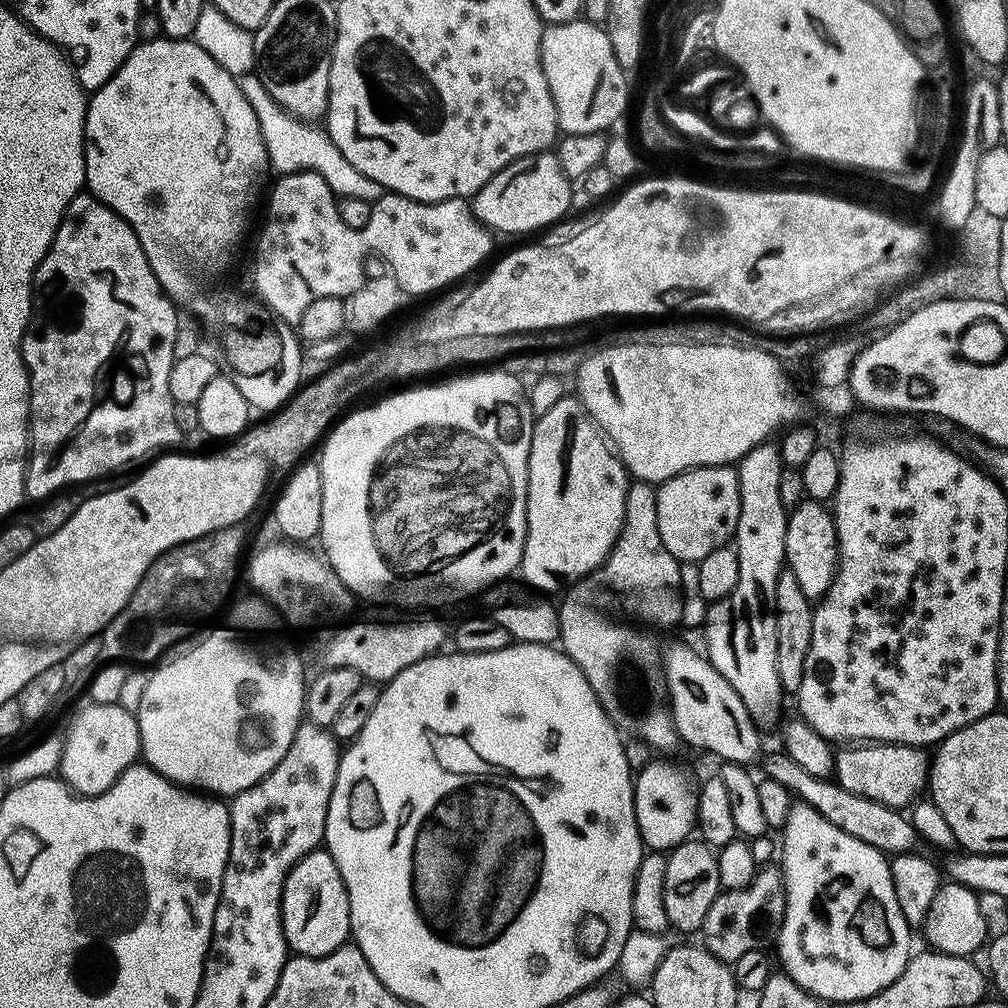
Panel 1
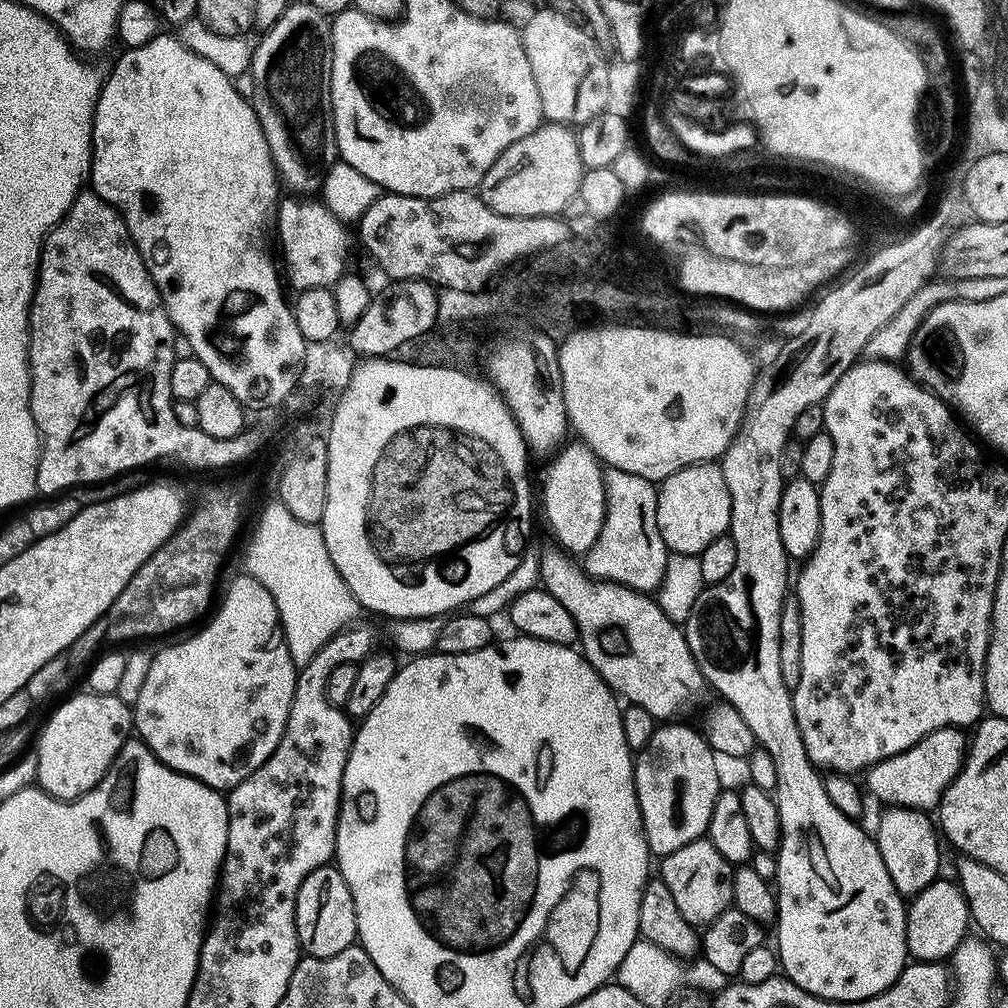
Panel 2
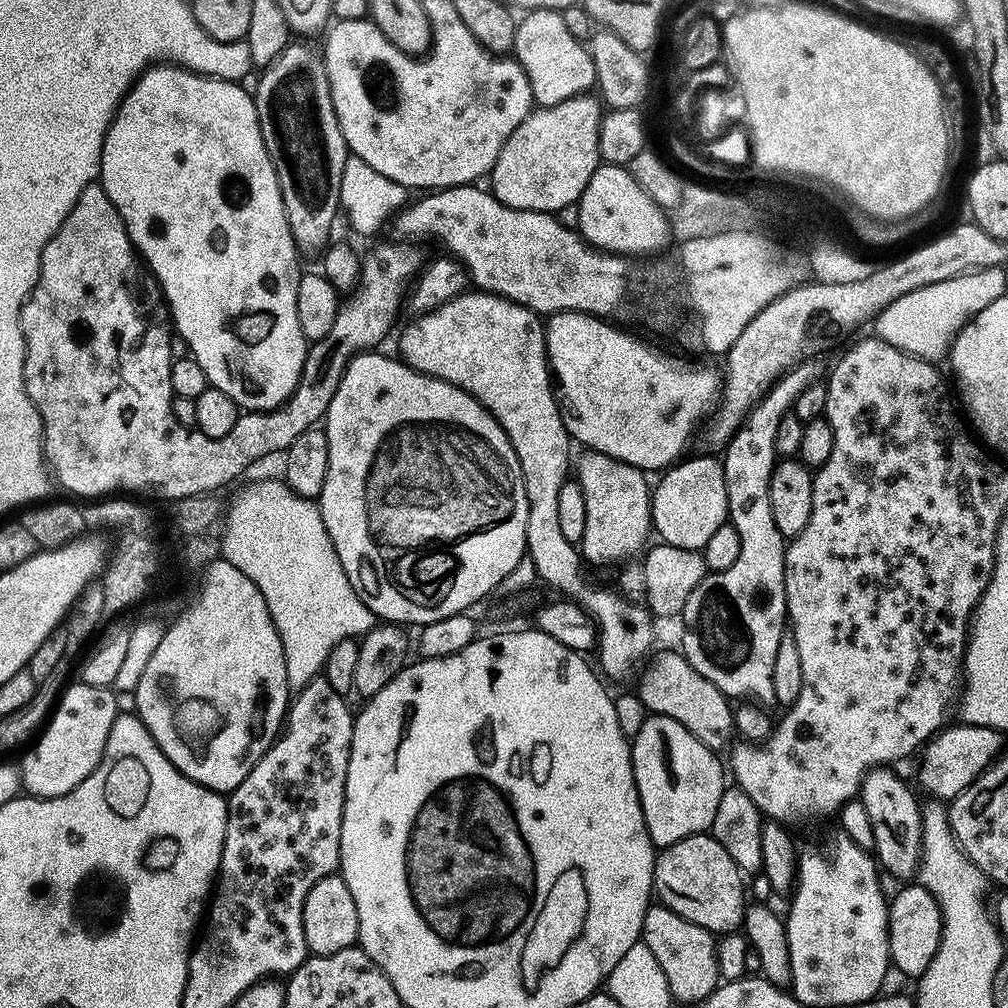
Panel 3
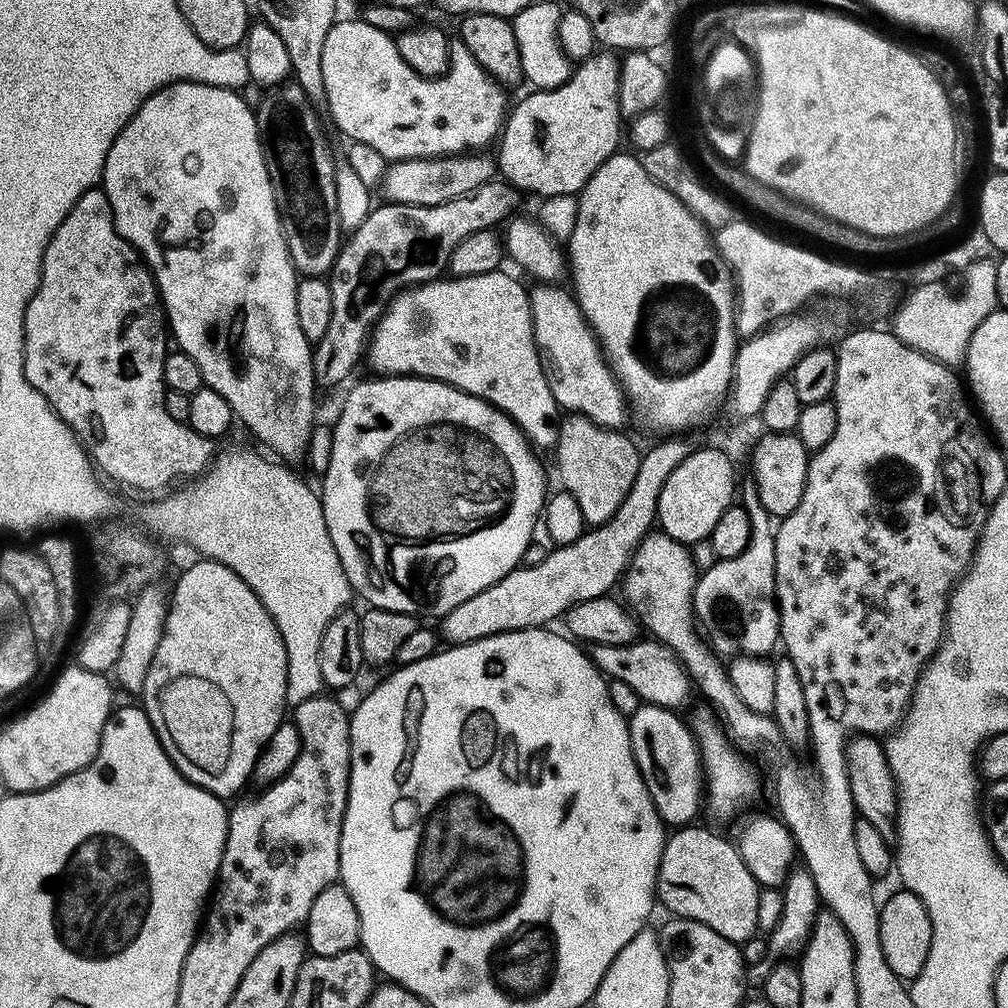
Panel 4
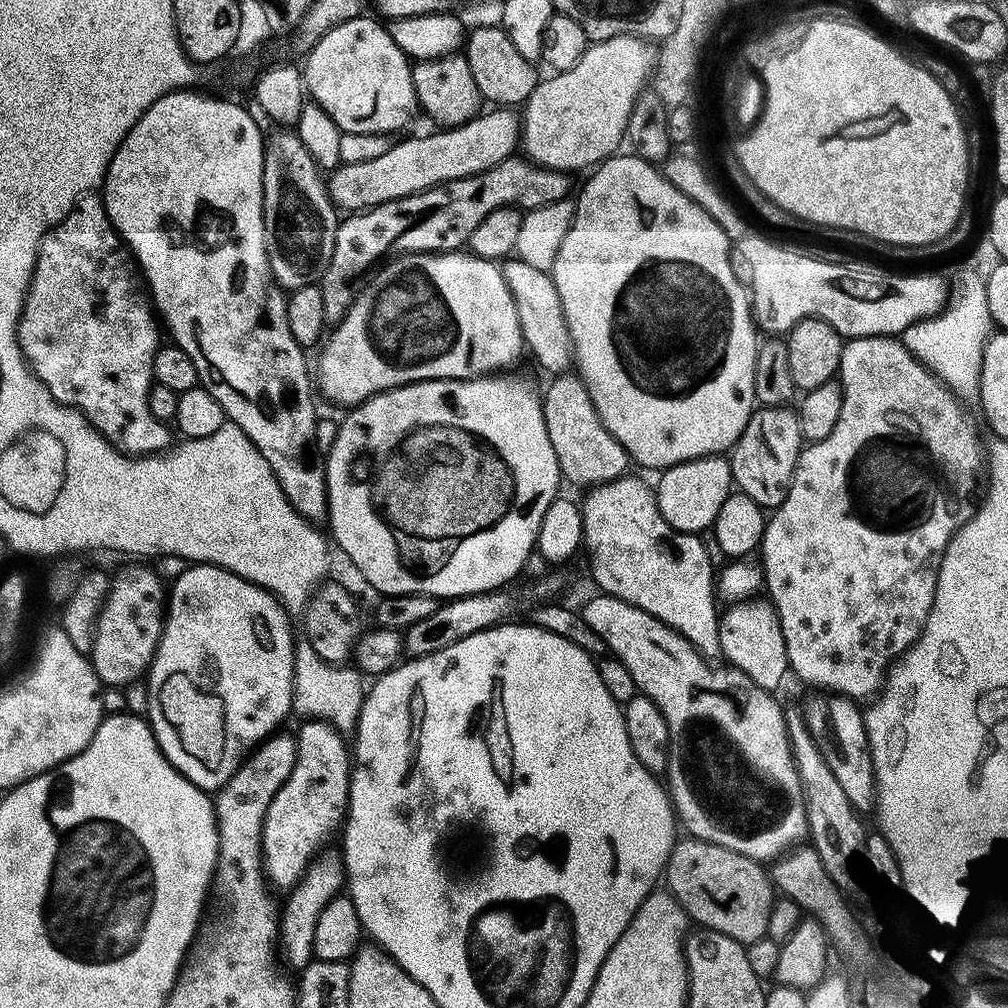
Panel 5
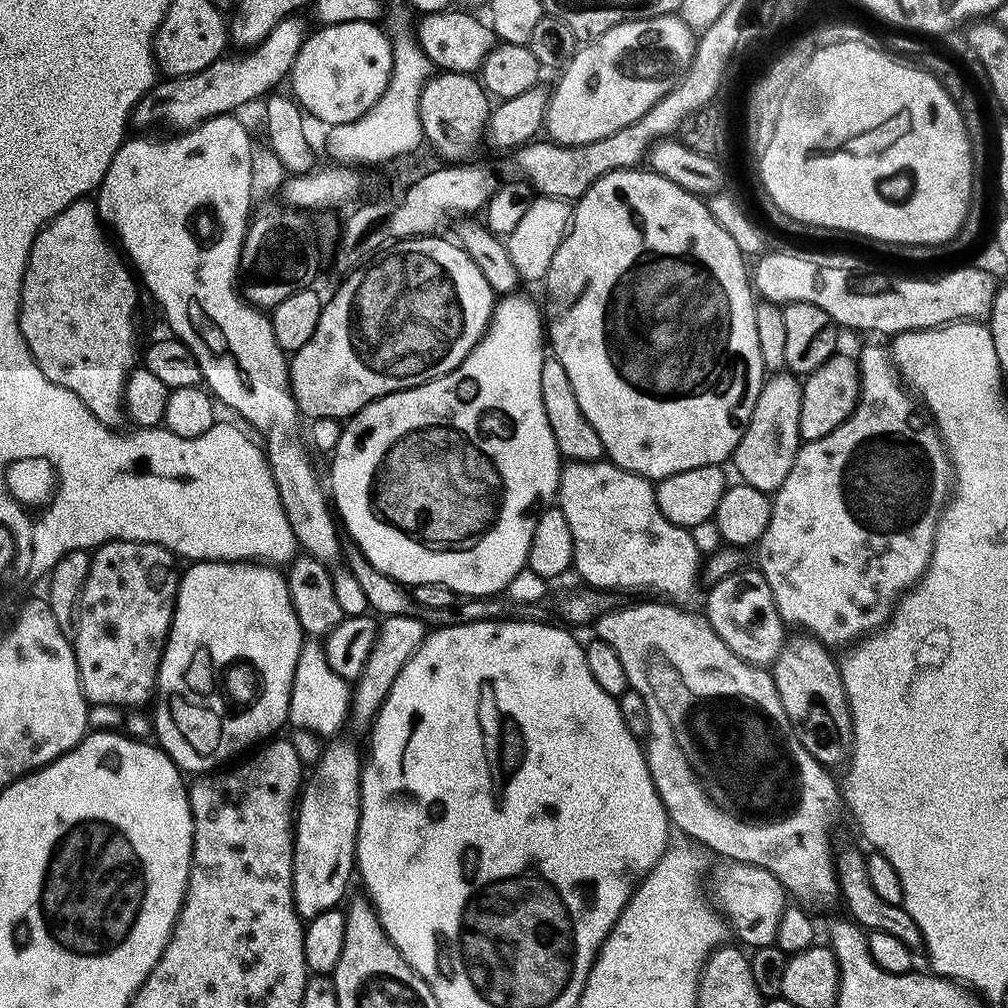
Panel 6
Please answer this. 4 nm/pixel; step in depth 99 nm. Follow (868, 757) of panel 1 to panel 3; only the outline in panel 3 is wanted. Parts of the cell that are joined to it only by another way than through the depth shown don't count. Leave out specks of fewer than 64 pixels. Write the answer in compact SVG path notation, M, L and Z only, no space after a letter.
M956 722L956 725L945 726L923 745L924 757L920 760L921 793L929 792L936 802L951 802L966 786L970 786L987 768L996 761L996 757L1005 751L1005 733L995 728Z

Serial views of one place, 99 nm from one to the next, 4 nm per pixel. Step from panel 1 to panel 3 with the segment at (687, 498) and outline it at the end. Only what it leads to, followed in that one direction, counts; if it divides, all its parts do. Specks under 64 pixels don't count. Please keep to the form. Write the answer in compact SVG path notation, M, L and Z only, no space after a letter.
M715 455L696 456L693 460L689 458L681 459L671 465L663 473L660 481L655 481L654 491L652 492L652 527L655 535L663 543L670 546L682 546L686 550L702 550L706 542L710 542L714 530L722 526L728 520L728 495L726 494L726 478L724 477L724 466Z

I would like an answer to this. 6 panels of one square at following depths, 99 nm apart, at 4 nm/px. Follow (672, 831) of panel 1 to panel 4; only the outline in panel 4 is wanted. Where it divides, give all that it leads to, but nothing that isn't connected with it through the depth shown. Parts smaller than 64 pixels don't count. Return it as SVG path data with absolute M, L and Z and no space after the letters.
M641 703L629 715L628 733L636 765L650 790L651 800L659 816L669 827L689 825L702 808L702 765L699 748L689 725L680 720L679 713L671 708Z

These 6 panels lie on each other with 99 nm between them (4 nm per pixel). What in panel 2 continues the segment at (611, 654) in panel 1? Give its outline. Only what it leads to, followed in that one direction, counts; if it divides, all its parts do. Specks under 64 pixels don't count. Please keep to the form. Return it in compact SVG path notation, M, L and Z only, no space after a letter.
M608 468L604 473L604 521L602 522L602 528L598 534L598 538L594 542L594 546L590 546L588 552L583 553L582 567L588 575L594 577L596 580L609 580L615 584L621 584L627 588L632 588L636 592L642 592L645 594L655 593L662 582L662 574L666 570L666 562L669 558L669 550L666 546L666 542L662 538L662 534L658 530L658 498L656 493L658 491L657 485L651 480L646 478L638 478L638 474L626 474L626 470L618 470L617 468Z

